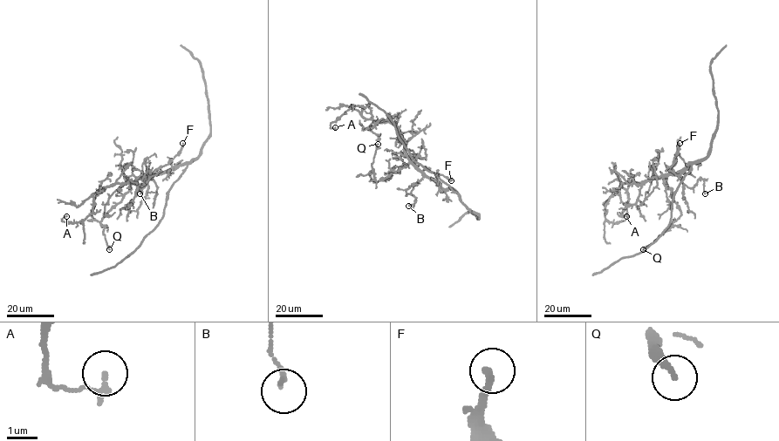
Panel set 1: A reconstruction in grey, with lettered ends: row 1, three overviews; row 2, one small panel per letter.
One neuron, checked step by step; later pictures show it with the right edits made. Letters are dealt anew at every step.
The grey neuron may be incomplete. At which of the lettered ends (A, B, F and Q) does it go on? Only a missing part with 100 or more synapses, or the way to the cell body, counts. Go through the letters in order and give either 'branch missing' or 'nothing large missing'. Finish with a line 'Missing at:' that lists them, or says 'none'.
A: nothing large missing
B: nothing large missing
F: nothing large missing
Q: nothing large missing
Missing at: none

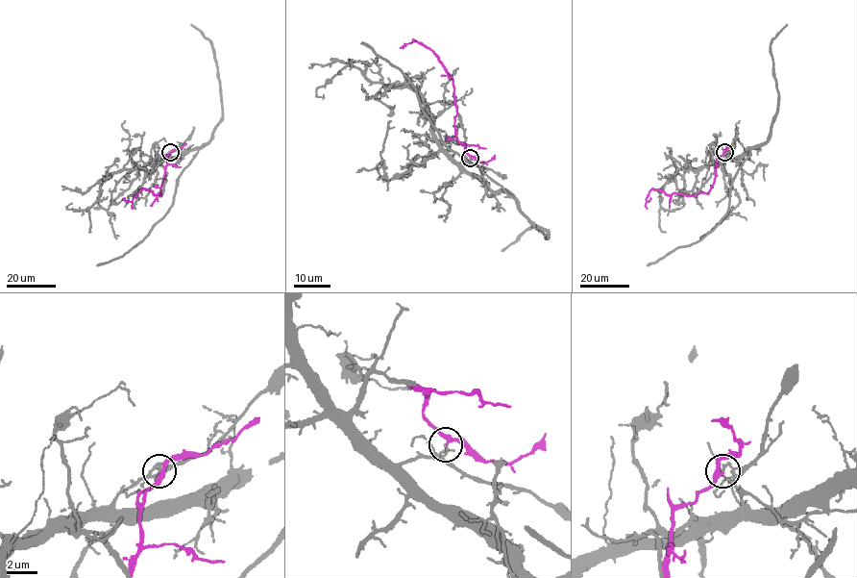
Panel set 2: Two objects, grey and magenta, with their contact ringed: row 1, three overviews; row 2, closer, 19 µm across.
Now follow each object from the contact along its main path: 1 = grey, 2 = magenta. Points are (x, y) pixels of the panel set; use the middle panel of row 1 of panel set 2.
1: (470, 158), (459, 163), (463, 168), (493, 190), (511, 195), (444, 143), (420, 104), (415, 87), (361, 42)
2: (471, 158), (465, 152), (465, 145), (456, 138), (456, 105), (450, 74), (438, 57), (415, 40), (403, 47)

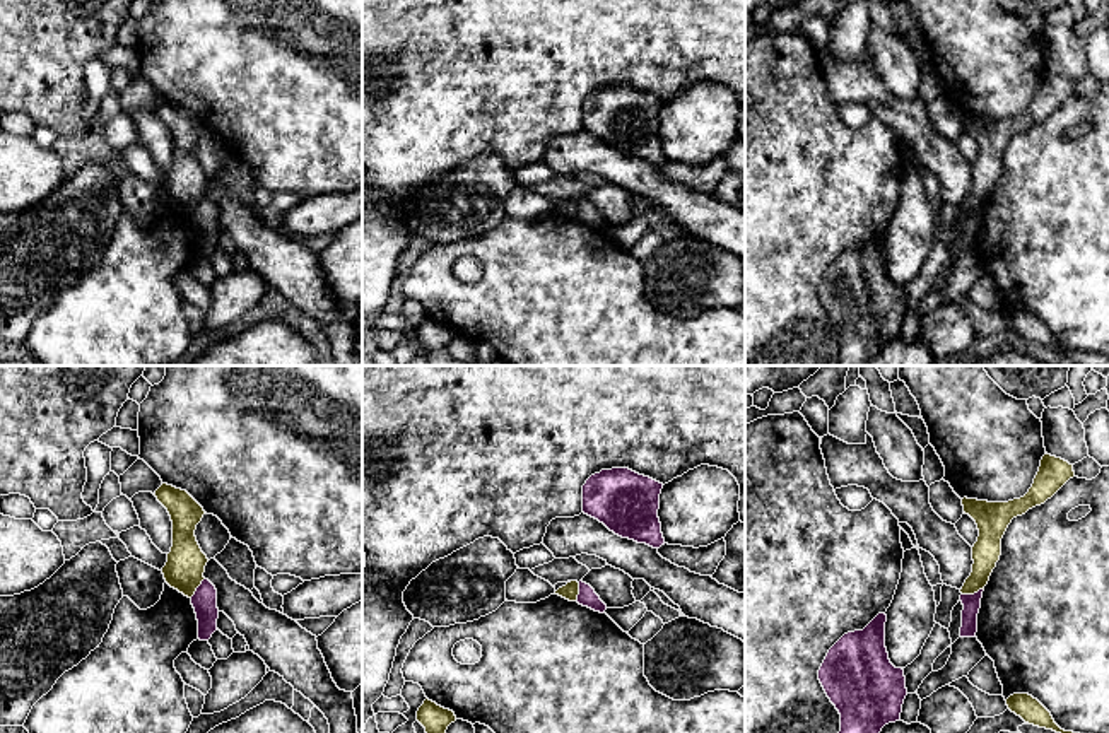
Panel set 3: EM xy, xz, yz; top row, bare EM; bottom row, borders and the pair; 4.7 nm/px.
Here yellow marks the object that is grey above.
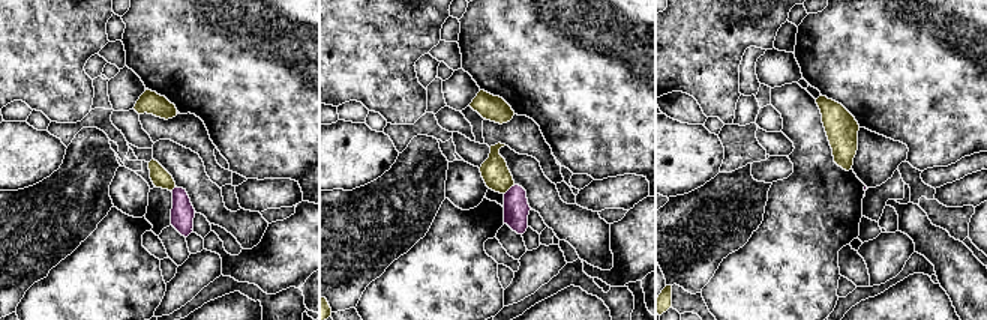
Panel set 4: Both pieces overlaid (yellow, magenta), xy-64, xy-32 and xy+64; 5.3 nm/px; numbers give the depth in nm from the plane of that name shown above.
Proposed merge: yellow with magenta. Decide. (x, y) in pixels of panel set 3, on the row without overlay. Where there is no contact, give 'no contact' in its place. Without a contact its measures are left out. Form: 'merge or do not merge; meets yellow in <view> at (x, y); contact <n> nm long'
do not merge; meets yellow in yz at (973, 211); contact 110 nm long

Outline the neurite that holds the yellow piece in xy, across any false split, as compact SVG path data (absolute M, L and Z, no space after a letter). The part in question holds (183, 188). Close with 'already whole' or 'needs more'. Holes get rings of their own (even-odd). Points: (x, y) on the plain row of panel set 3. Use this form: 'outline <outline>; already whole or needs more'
outline M162 101L154 113L173 138L173 164L162 185L164 196L171 205L191 215L205 196L208 179L195 154L205 128L186 108L167 101Z; already whole

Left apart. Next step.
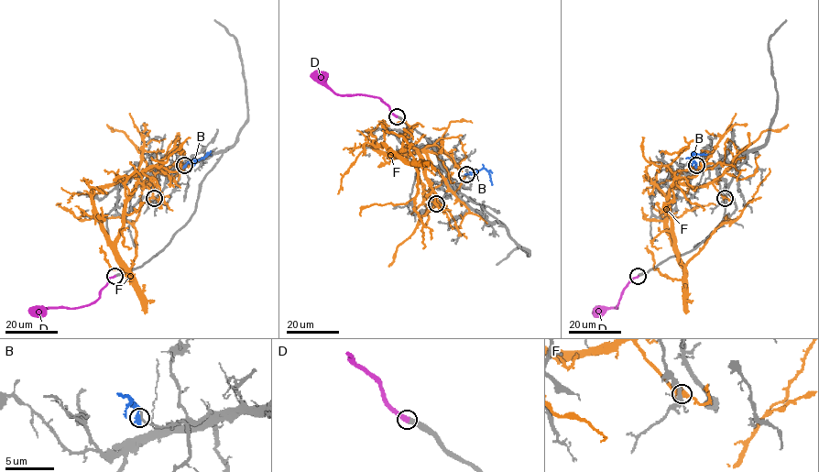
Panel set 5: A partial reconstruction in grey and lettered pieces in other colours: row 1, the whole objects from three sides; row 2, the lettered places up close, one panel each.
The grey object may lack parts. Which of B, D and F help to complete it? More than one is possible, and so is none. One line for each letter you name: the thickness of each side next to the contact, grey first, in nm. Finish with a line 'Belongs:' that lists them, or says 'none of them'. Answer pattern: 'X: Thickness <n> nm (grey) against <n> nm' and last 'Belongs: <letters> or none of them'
D: Thickness 440 nm (grey) against 420 nm
Belongs: D

